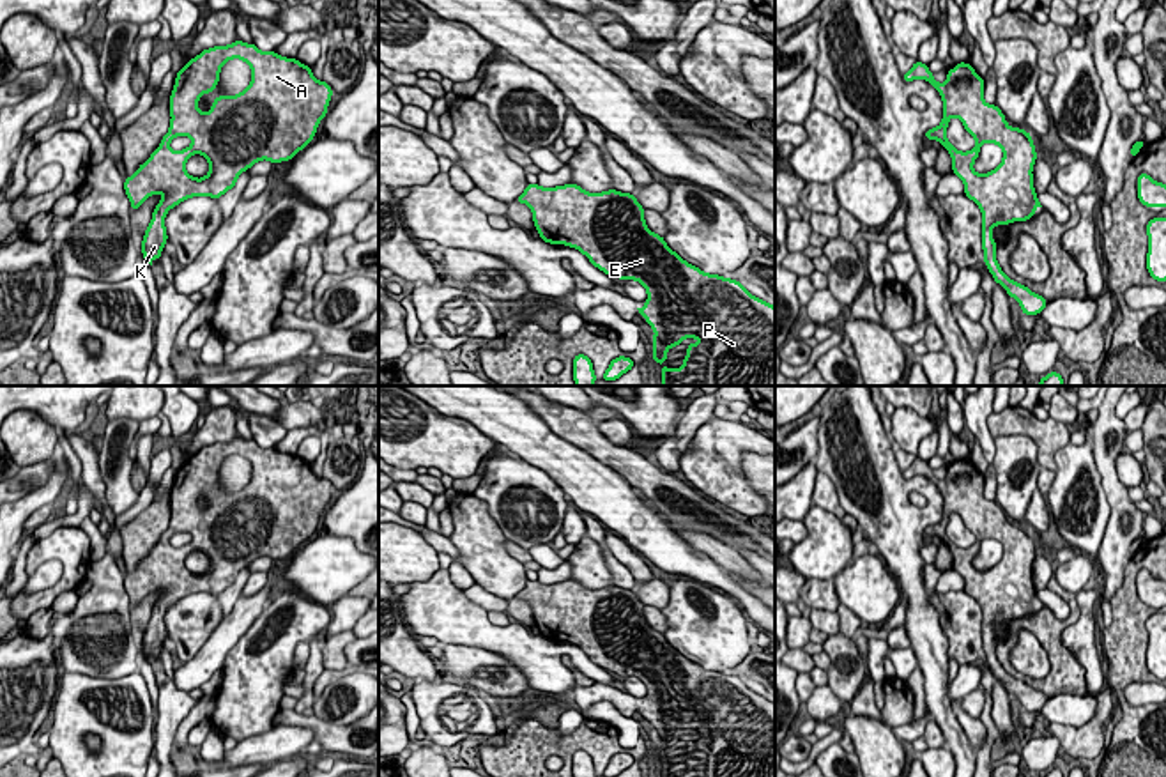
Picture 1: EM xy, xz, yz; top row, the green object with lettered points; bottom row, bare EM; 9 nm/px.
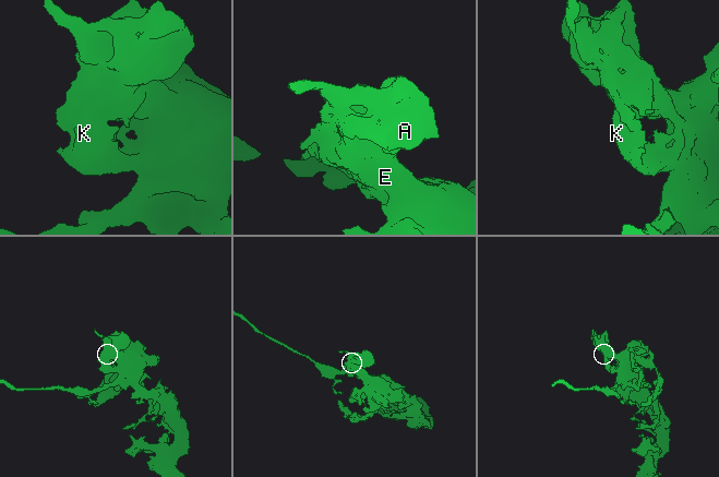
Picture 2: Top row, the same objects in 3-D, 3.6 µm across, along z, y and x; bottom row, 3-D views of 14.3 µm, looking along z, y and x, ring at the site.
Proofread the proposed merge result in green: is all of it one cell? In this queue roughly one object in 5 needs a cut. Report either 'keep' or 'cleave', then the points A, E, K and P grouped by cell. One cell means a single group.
keep; groups A E K P

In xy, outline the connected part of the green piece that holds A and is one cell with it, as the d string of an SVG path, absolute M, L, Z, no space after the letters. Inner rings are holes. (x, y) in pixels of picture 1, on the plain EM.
M235 437L228 442L214 442L191 455L175 474L168 499L172 512L168 529L150 554L124 577L131 607L140 605L149 593L163 591L142 637L142 650L147 660L152 662L154 655L161 657L161 646L168 637L165 614L170 605L193 593L218 596L235 582L242 568L262 556L271 559L290 558L313 538L318 519L327 510L331 492L333 485L329 480L318 478L308 462L274 448L260 448L253 439ZM232 455L241 455L251 464L251 480L241 490L214 494L211 506L202 510L198 496L205 489L214 489L223 460ZM175 533L189 533L191 542L182 547L172 547L170 538ZM193 550L202 550L209 558L209 570L202 575L186 568L186 558Z

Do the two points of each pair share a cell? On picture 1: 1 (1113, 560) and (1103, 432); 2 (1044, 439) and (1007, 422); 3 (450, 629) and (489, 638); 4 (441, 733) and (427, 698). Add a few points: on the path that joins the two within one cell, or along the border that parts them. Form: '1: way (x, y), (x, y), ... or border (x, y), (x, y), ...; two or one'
1: way (1117, 528), (1117, 492), (1106, 464); one
2: way (1035, 430), (1023, 422), (1016, 422); one
3: way (459, 629), (476, 629), (480, 632); one
4: way (432, 724), (429, 721), (429, 707); one

